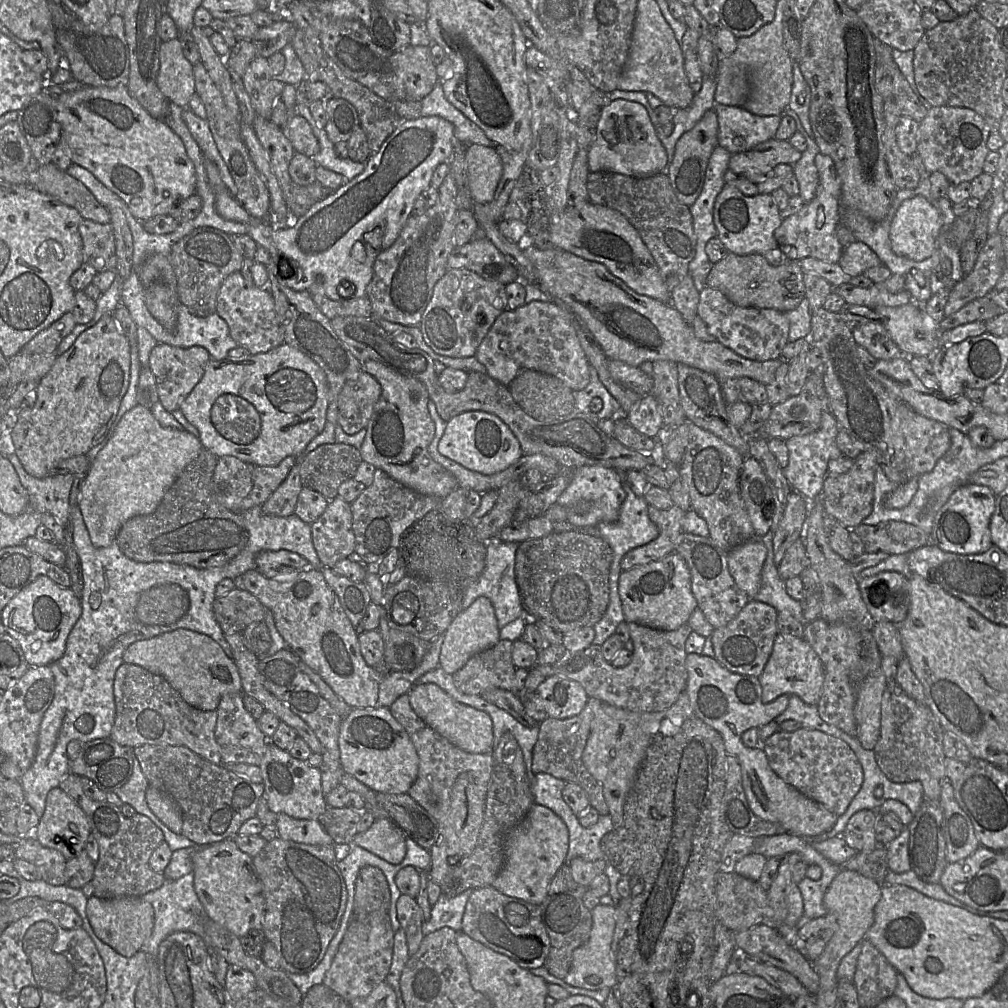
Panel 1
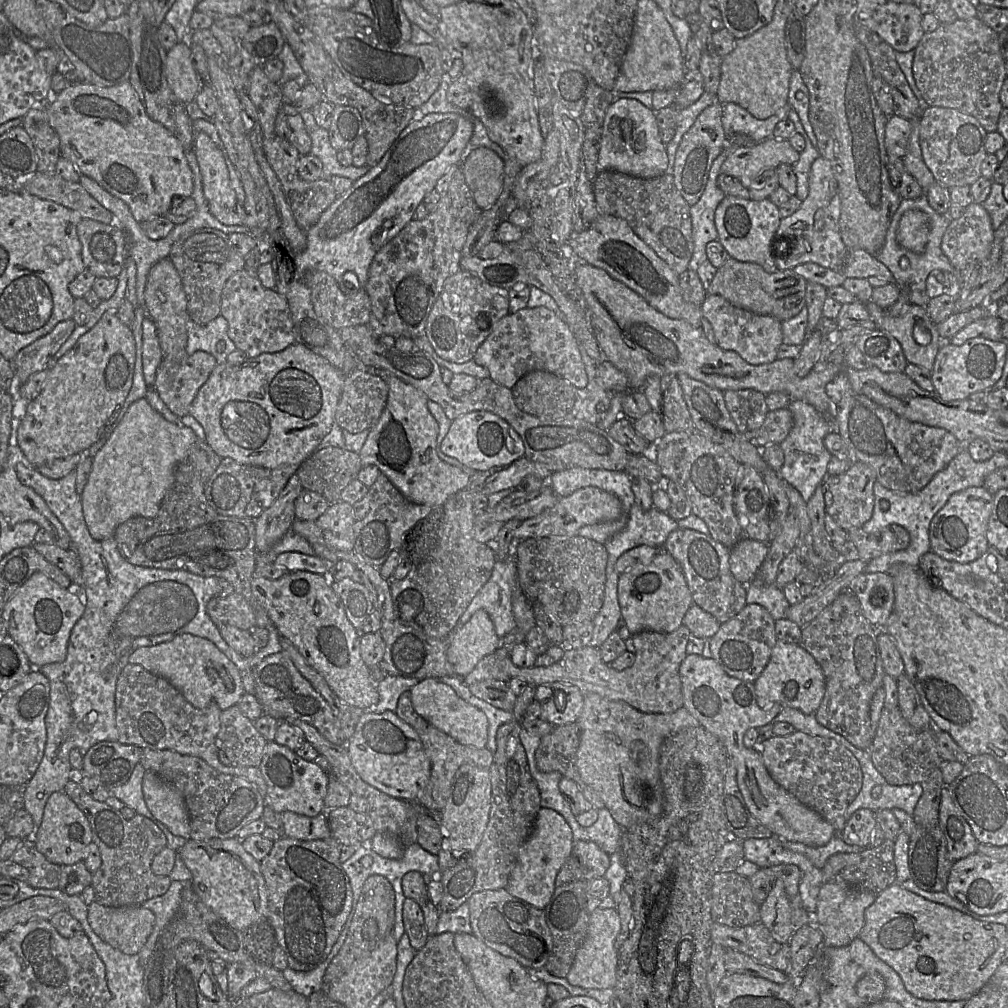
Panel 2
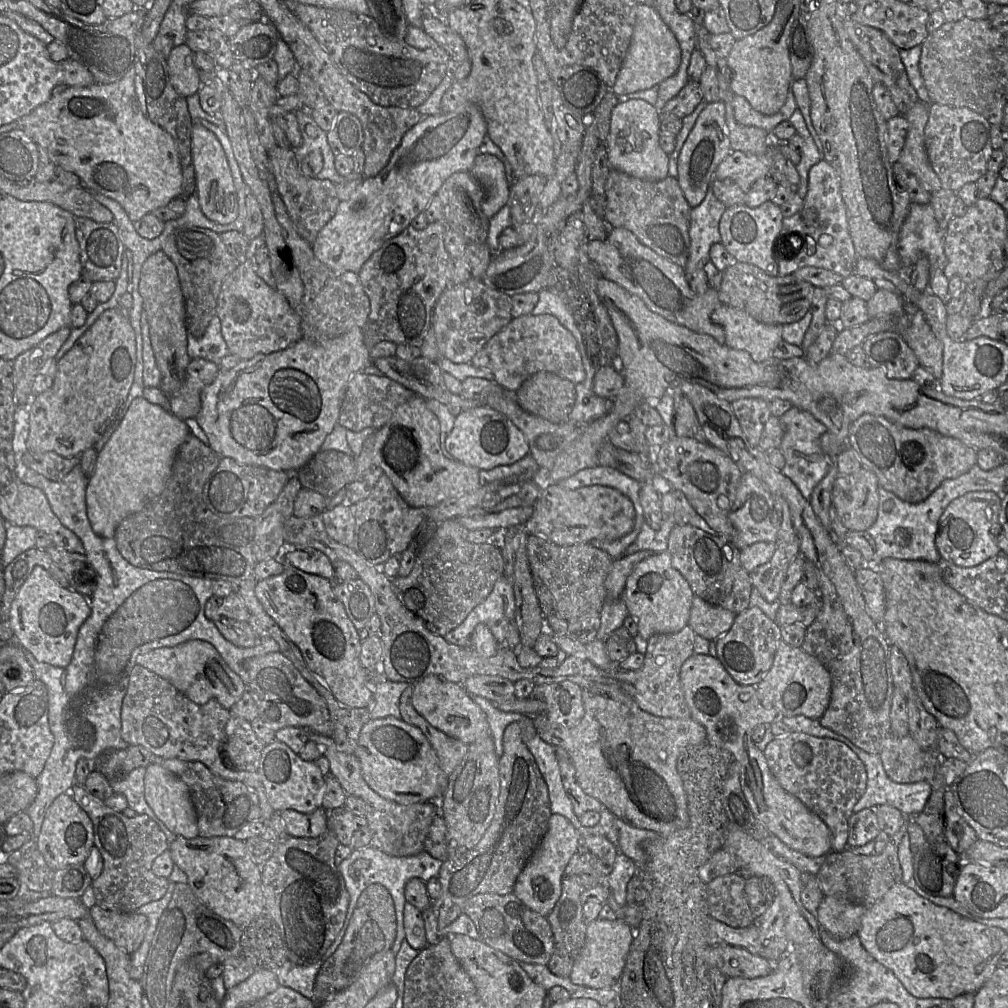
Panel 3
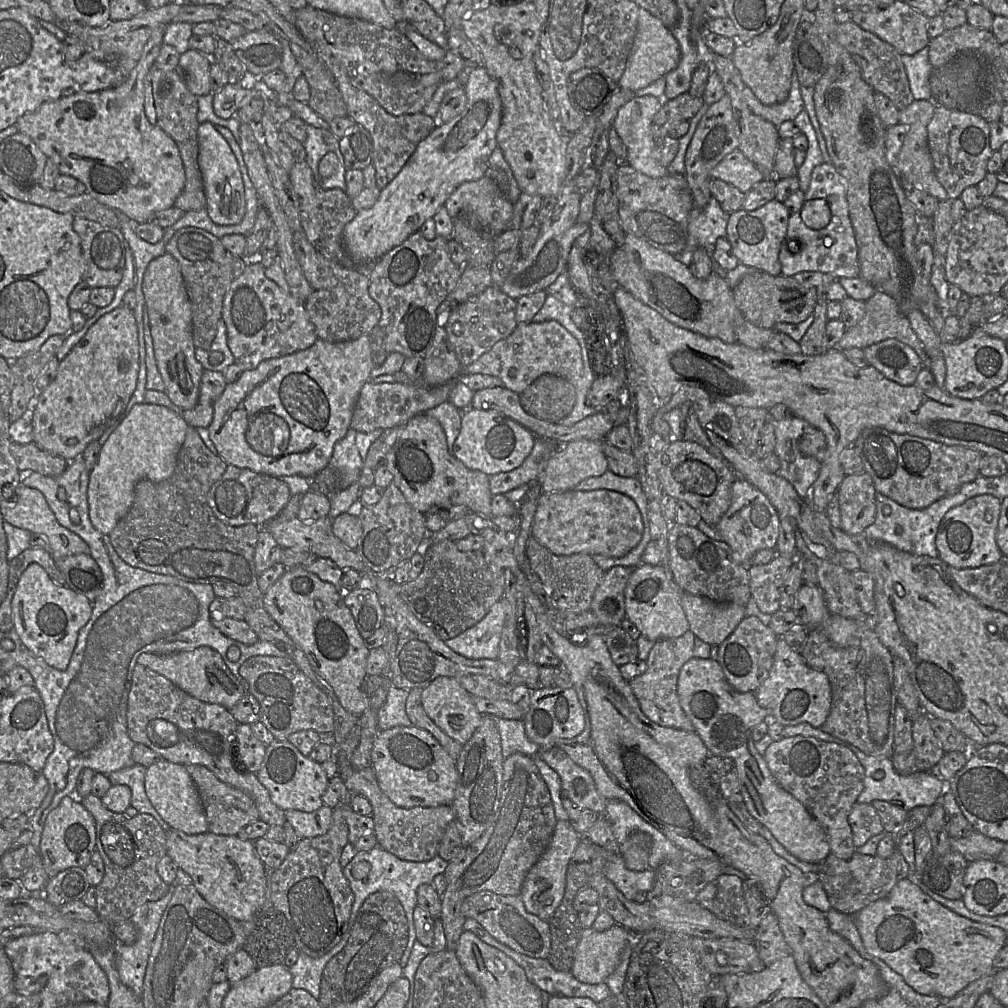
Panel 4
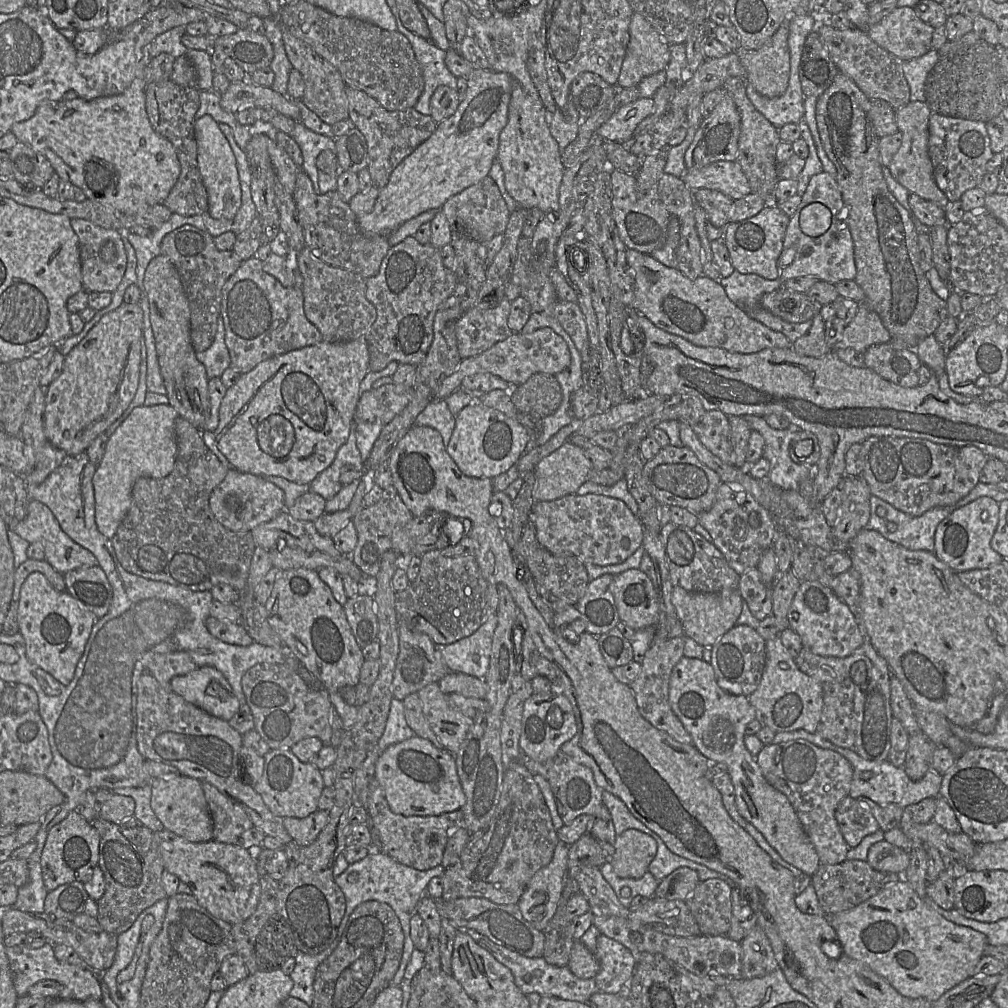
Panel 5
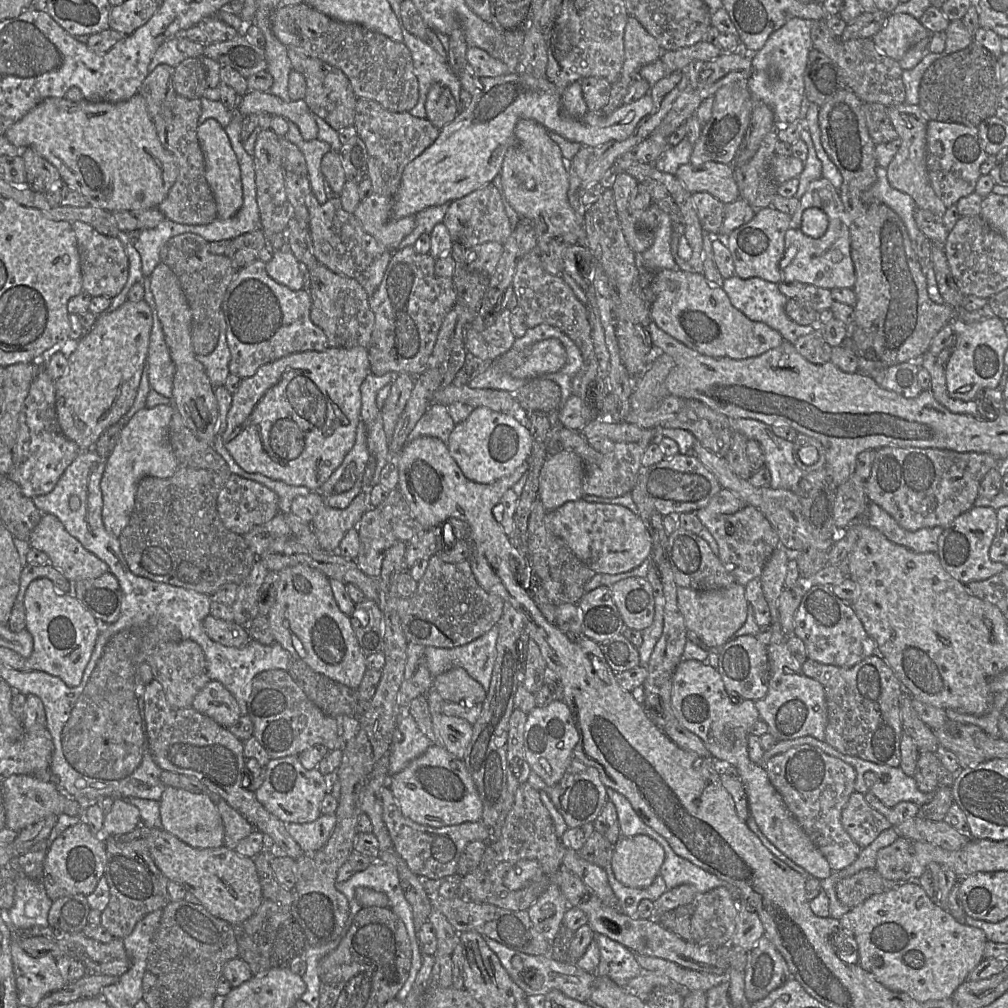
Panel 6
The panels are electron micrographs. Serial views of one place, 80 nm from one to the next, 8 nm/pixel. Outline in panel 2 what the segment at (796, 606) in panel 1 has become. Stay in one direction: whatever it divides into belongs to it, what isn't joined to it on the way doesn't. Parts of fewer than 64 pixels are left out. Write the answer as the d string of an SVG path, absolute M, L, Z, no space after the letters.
M759 575L747 585L747 604L759 604L764 607L776 621L786 619L791 605L782 589L776 584L766 585Z

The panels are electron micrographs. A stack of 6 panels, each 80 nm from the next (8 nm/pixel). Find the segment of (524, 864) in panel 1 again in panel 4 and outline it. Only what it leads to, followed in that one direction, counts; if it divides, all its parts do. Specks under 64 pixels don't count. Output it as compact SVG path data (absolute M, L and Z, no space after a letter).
M557 820L550 844L536 864L529 870L521 887L519 896L528 912L536 915L544 921L548 921L552 917L563 899L566 888L567 868L579 842L580 835L574 830L572 822Z

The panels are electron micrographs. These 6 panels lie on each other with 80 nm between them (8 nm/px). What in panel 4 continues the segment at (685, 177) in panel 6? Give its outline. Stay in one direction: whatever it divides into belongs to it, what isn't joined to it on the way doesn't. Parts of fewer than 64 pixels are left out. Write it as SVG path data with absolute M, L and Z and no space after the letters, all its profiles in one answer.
M737 149L722 159L710 171L709 177L730 184L743 194L763 180L760 170Z

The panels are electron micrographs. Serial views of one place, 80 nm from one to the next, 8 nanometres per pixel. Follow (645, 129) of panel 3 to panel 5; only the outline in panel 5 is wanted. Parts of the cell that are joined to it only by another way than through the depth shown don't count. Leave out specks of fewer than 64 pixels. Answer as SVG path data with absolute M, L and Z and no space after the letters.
M653 97L638 98L636 101L619 107L596 132L596 137L609 142L628 144L634 137L639 123L655 108Z

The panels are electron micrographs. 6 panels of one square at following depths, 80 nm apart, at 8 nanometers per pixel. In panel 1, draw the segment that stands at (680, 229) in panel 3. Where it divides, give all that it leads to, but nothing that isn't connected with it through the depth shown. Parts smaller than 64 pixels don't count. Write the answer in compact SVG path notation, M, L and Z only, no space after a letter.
M612 171L590 172L587 191L590 202L619 211L638 231L671 293L689 273L688 265L696 251L696 237L689 207L678 200L668 175L658 173L649 177L632 177Z

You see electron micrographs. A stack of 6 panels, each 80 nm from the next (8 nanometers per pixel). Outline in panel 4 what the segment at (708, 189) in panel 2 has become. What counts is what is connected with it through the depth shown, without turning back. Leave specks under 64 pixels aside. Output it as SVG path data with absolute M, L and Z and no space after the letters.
M714 197L703 209L692 208L688 218L689 251L704 248L711 254L717 239L726 236L728 217Z

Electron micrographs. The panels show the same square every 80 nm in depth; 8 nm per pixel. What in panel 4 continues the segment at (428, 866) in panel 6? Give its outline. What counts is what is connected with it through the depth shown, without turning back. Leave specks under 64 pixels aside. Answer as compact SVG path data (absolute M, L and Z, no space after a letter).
M337 753L334 760L338 764L338 776L348 791L352 795L363 797L370 804L378 847L400 860L409 862L426 862L438 856L438 847L446 828L455 821L451 806L400 808L382 792L371 766L355 770L343 755Z

